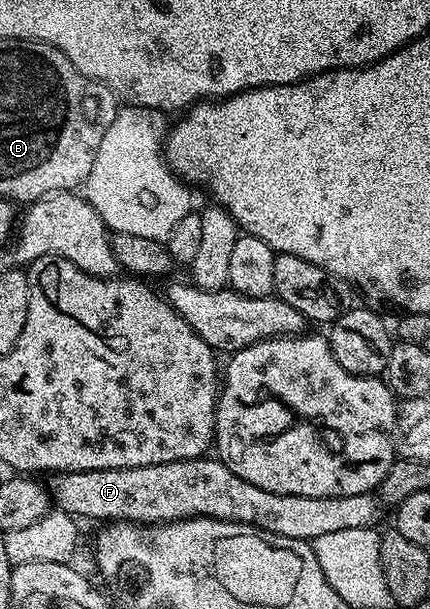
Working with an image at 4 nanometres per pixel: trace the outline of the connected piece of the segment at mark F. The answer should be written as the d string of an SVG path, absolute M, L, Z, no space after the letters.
M217 458L197 460L177 460L160 462L135 468L109 468L91 472L60 472L48 480L51 501L68 515L86 520L106 520L102 522L129 522L134 526L165 526L172 520L227 520L239 526L257 530L267 536L283 536L295 542L312 542L323 534L333 534L335 530L360 530L374 528L378 520L380 501L377 495L348 494L332 498L308 498L296 494L272 494L272 490L260 490L252 482L244 482L240 474L232 474Z

